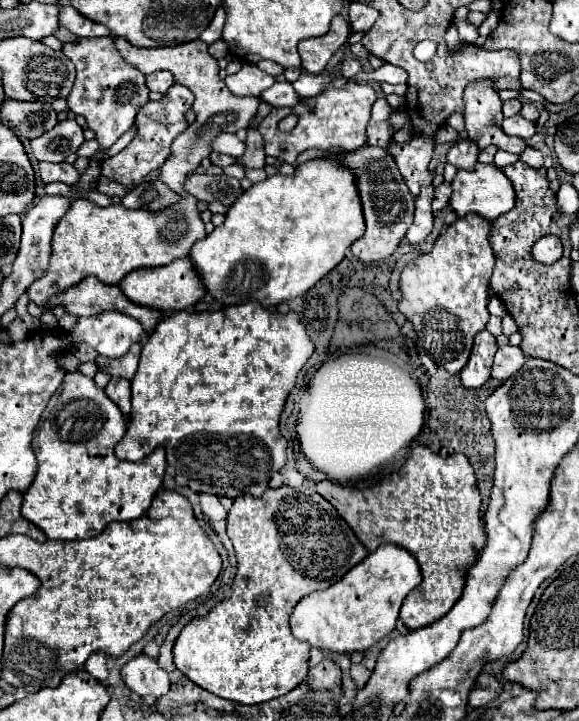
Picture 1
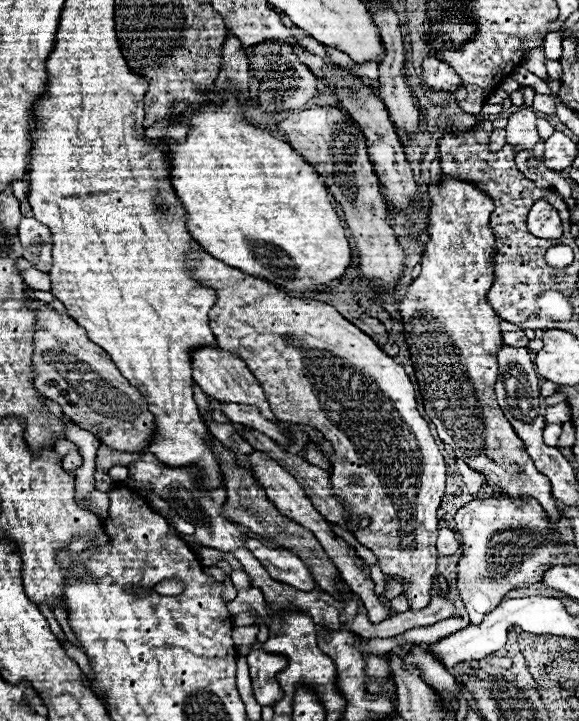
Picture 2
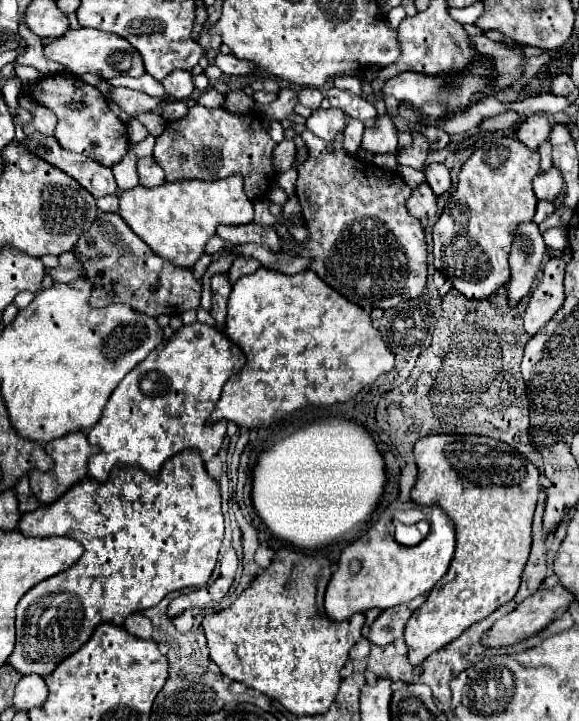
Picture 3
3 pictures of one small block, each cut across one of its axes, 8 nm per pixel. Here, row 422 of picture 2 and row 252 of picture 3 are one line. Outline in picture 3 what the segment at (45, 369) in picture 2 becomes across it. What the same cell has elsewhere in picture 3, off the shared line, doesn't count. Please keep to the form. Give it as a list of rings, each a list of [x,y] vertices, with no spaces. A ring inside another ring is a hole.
[[[100,212],[92,228],[76,242],[74,252],[86,270],[86,278],[94,284],[94,294],[90,298],[94,308],[126,304],[154,318],[162,314],[180,316],[186,310],[200,308],[202,282],[194,278],[192,270],[158,258],[118,214]]]

